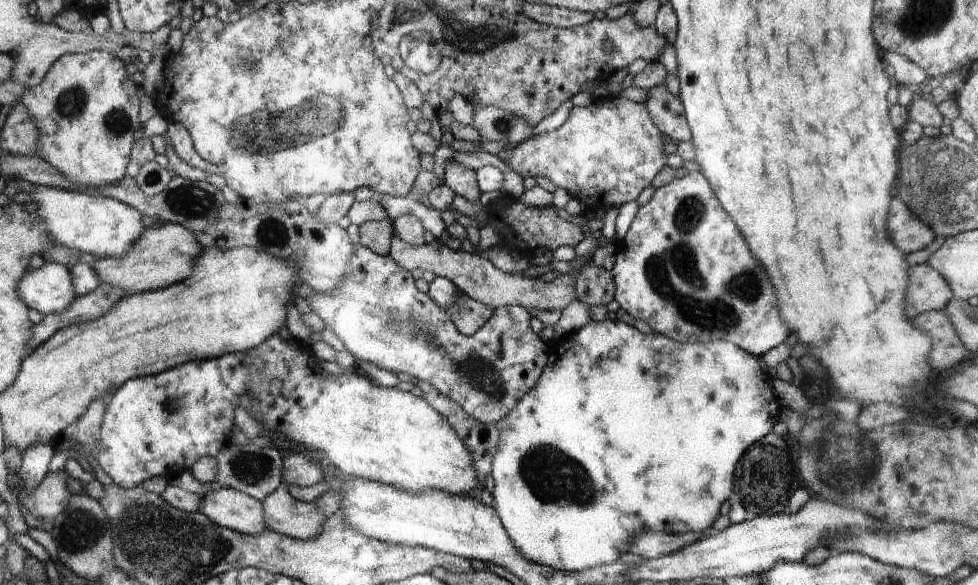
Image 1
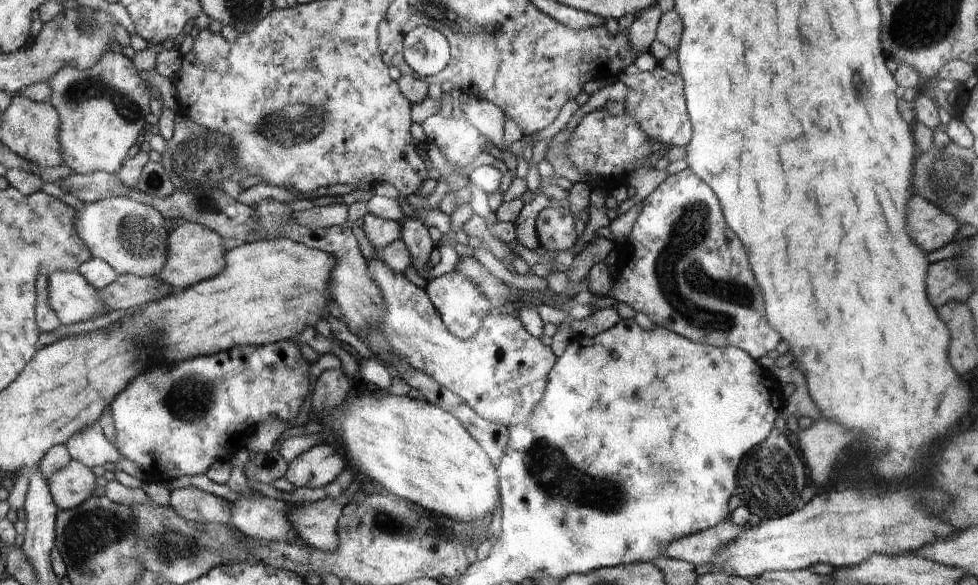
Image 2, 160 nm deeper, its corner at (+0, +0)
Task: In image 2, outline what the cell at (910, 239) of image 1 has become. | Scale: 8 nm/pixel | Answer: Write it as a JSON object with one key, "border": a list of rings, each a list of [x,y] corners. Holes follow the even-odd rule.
{"border":[[[912,196],[908,202],[910,236],[927,254],[953,242],[961,222],[923,196]]]}

